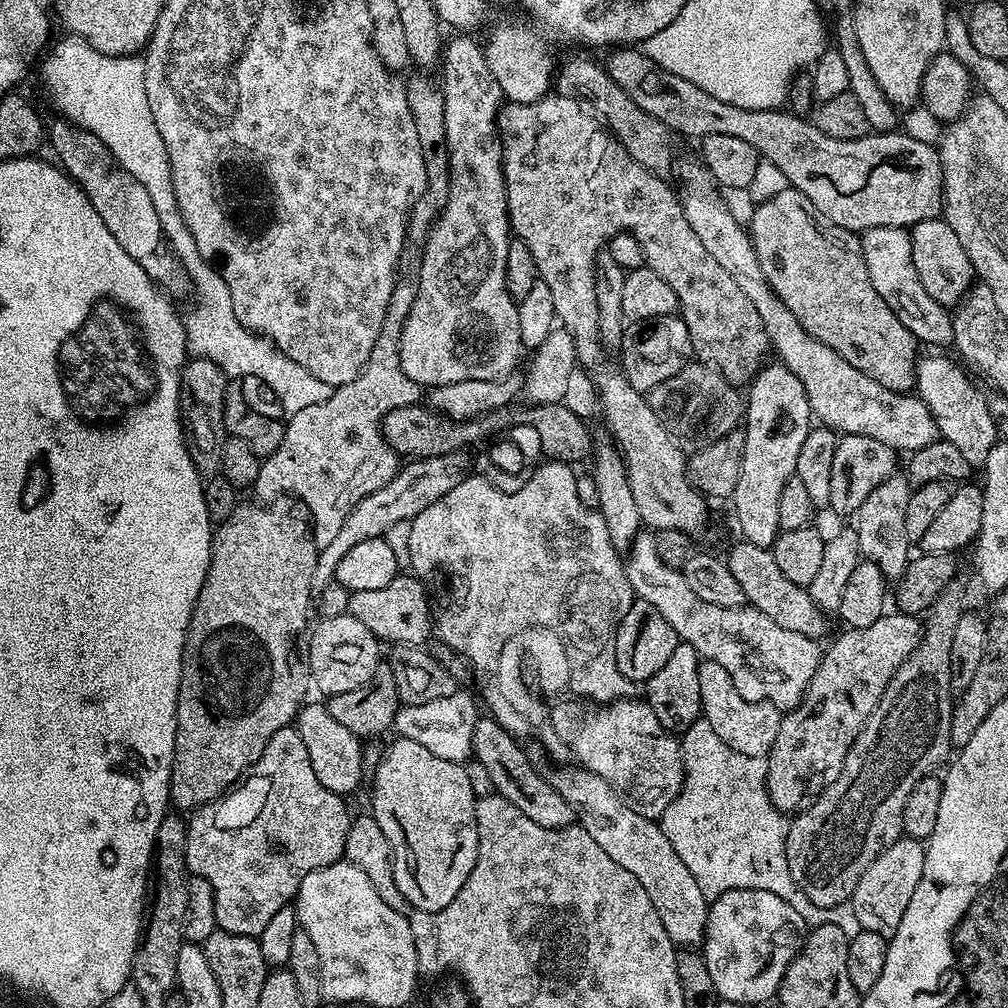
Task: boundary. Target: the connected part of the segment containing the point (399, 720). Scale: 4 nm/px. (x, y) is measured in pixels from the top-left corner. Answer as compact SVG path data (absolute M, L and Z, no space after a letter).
M457 690L433 702L401 705L396 712L393 729L401 737L419 742L438 758L465 763L472 756L473 726L480 719L473 698L464 690Z

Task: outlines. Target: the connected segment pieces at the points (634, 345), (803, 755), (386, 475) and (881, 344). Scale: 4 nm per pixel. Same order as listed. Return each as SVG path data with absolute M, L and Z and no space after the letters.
M679 315L633 320L624 329L618 356L630 386L647 394L654 386L658 386L658 382L666 382L666 378L678 374L678 370L682 370L693 359L692 332Z
M892 610L871 626L844 630L826 648L800 705L781 715L778 738L766 757L768 793L781 812L792 814L808 808L842 774L850 746L878 706L896 669L920 645L921 635L917 617Z
M412 76L407 77L408 101L410 102L410 114L414 114L414 126L418 129L418 143L422 146L422 162L426 162L426 186L422 190L422 194L412 204L411 210L408 211L408 225L406 226L406 234L404 235L404 249L400 252L400 265L396 268L396 281L394 288L390 294L390 306L386 306L386 318L382 318L382 330L378 330L378 338L374 341L374 350L370 350L370 358L366 358L366 366L362 366L362 370L358 374L358 378L354 378L345 384L337 384L333 387L330 398L326 398L326 402L318 402L315 406L305 406L303 410L291 413L287 417L284 424L284 440L278 446L278 450L274 450L274 454L263 457L260 461L260 469L254 483L254 491L260 496L261 501L267 502L276 499L281 494L291 494L300 500L308 508L309 514L312 516L312 533L316 535L317 549L330 546L330 542L338 534L338 530L342 527L342 522L346 518L346 514L350 514L350 510L362 498L366 498L366 494L374 494L374 490L382 490L382 486L386 486L386 482L390 482L396 477L396 473L402 467L401 457L396 455L396 451L388 445L384 437L384 431L380 429L380 424L384 421L384 416L390 410L394 410L398 406L410 406L417 403L422 396L421 385L418 385L409 378L406 370L402 370L402 362L400 361L400 339L402 338L402 326L406 322L406 318L410 312L410 306L414 304L414 298L418 294L418 278L420 277L420 263L424 257L424 244L428 240L428 231L432 228L432 223L440 216L440 211L444 209L446 198L448 197L448 147L446 146L446 106L444 105L444 93L432 85L432 80L428 76Z
M789 187L774 198L761 200L755 205L750 223L752 245L758 254L758 262L778 298L790 306L790 314L802 322L802 326L818 342L830 346L854 370L862 370L874 382L886 386L886 390L911 393L916 386L916 361L918 341L906 330L906 326L882 302L874 282L870 282L870 270L866 270L866 258L862 254L860 236L837 224L829 224L818 215L816 207L797 188Z

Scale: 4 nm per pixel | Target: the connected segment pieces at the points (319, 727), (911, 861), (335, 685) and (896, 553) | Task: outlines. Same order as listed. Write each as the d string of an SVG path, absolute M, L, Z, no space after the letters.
M305 703L296 713L294 721L296 733L306 745L306 754L310 754L310 766L314 766L314 774L326 790L337 792L339 796L347 797L360 784L360 778L366 771L364 751L361 737L355 736L346 726L342 726L330 714L327 703Z
M901 838L866 866L866 874L858 878L850 901L863 931L890 938L894 930L898 930L898 922L902 922L902 914L906 914L906 906L910 906L910 898L914 898L914 890L918 890L918 882L924 873L924 850L921 841Z
M350 615L325 616L321 624L311 629L306 640L308 657L308 675L311 683L325 697L346 694L350 690L358 690L375 678L376 672L382 667L380 660L381 641L377 640L358 618Z
M890 475L881 484L874 486L874 490L870 490L866 502L862 502L860 509L854 513L861 557L876 565L881 576L892 582L899 581L901 574L907 570L910 559L910 541L906 534L906 502L910 502L912 489L907 475Z

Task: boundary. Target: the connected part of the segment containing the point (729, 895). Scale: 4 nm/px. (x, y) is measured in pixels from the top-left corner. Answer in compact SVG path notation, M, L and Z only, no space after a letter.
M753 888L726 890L726 894L722 894L717 900L711 901L708 906L708 921L706 922L706 930L704 931L702 955L706 962L706 970L710 970L711 981L714 982L714 990L717 991L719 999L738 1002L742 1006L748 1006L748 1004L764 1004L771 996L773 999L780 991L780 983L790 966L790 962L800 953L800 947L804 945L805 935L806 925L802 914L798 914L798 910L794 910L794 906L790 906L790 902L778 898L778 894L774 894L770 890L754 890Z

